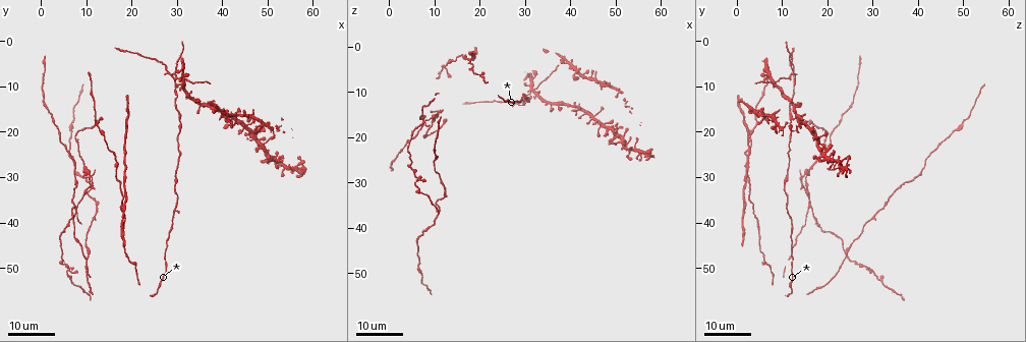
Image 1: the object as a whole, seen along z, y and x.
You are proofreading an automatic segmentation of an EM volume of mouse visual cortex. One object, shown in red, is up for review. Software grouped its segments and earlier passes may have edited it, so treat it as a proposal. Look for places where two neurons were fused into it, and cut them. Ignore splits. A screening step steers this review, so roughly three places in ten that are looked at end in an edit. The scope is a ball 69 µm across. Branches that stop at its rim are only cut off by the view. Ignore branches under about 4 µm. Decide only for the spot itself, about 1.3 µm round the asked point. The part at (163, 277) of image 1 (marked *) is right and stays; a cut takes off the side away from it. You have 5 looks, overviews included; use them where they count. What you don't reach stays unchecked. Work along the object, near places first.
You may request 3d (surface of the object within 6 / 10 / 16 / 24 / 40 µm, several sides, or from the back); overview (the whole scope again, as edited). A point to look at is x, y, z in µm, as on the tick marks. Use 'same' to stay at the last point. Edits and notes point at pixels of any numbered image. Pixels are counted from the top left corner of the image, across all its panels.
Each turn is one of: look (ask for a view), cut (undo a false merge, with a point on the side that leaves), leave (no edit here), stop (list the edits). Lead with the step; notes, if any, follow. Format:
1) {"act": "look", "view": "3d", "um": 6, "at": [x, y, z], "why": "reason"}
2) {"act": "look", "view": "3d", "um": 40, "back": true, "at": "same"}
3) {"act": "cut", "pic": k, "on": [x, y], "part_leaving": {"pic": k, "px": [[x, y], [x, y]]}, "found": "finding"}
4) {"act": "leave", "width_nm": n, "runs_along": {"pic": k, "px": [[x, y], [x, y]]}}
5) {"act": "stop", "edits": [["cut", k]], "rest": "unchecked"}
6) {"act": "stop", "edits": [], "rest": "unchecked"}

{"act": "look", "view": "3d", "um": 16, "at": [17.5, 31.0, 2.5], "why": "a fork"}

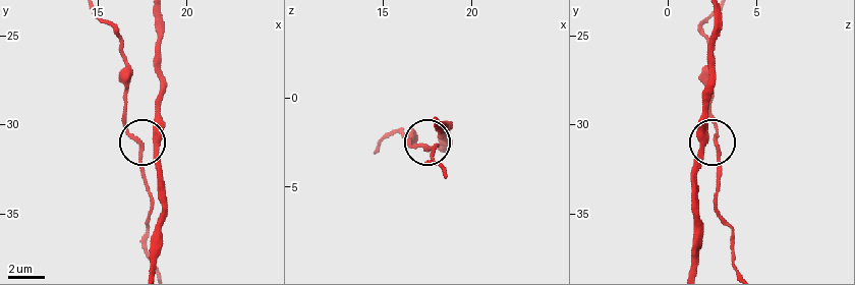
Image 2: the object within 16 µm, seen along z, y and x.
{"act": "look", "view": "3d", "um": 10, "at": [17.4, 31.2, 2.7]}

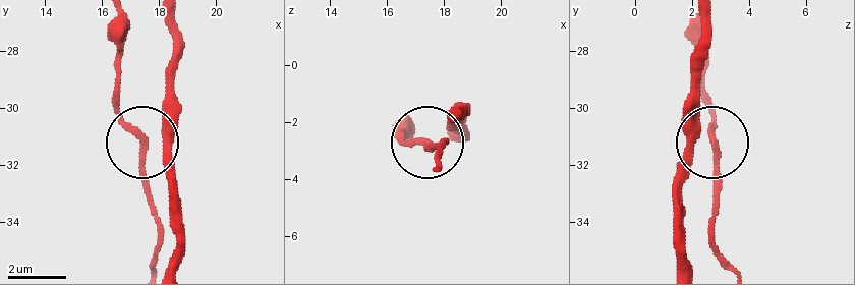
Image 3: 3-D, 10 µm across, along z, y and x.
{"act": "leave", "arms": 3, "runs_along": {"pic": 3, "px": [[734, 264], [711, 234], [711, 141], [685, 127]]}, "found": "continuous, no second neuron"}

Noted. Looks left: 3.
{"act": "look", "view": "3d", "um": 16, "at": [12.0, 18.0, 4.5], "why": "three-way junction"}

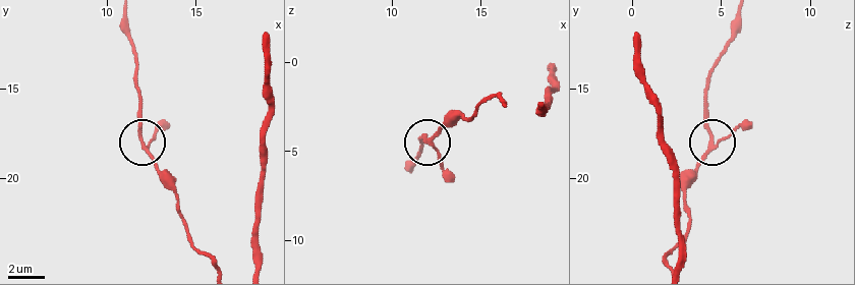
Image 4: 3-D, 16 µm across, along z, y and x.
{"act": "look", "view": "3d", "um": 6, "at": [12.2, 18.2, 4.5], "why": "closer look"}

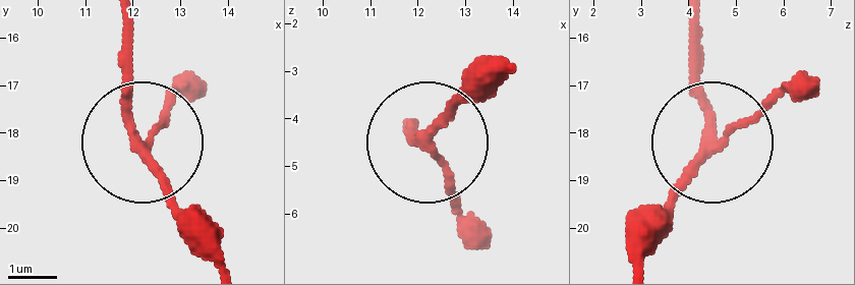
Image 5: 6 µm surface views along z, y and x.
{"act": "leave", "runs_along": {"pic": 5, "px": [[223, 257], [138, 134], [122, 25]]}, "found": "one neuron here"}

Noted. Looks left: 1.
{"act": "stop", "edits": [], "rest": "unchecked"}

